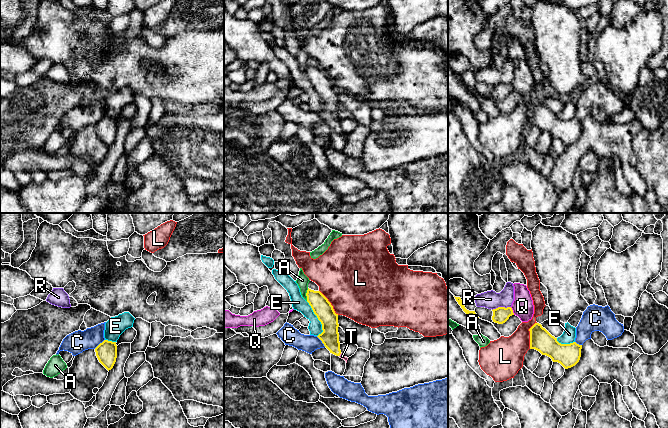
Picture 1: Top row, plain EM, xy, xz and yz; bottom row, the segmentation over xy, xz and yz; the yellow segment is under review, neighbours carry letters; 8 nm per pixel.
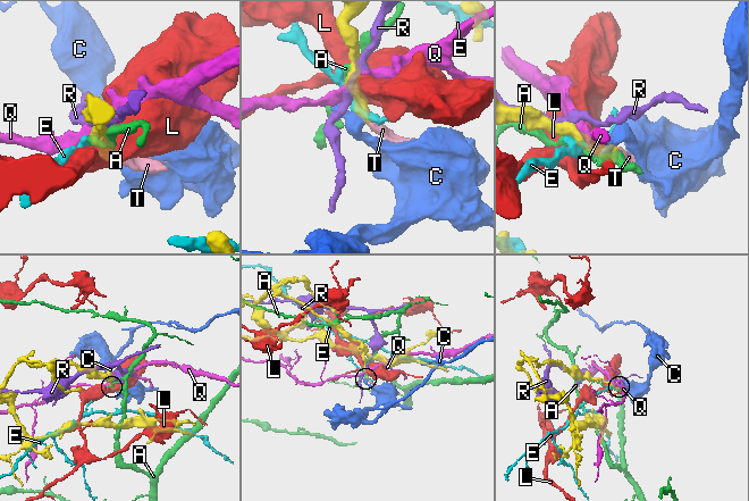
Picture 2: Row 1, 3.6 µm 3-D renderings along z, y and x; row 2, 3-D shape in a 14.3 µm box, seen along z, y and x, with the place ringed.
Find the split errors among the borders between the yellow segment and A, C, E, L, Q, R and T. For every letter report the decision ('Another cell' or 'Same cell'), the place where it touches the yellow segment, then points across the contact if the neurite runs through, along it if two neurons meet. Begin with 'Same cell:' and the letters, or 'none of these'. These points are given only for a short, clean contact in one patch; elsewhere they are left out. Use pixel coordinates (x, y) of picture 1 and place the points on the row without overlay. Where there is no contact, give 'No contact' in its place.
Same cell: T
A: Another cell. Touches yellow at xz (306, 70)
C: Another cell. Touches yellow at xz (321, 116). Boundary: xz (316, 112), (325, 122)
E: Another cell. Touches yellow at xz (318, 95)
L: Another cell. Touches yellow at yz (530, 111). Boundary: yz (536, 98), (529, 105), (529, 124)
Q: Another cell. Touches yellow at yz (512, 87). Boundary: yz (510, 83), (514, 90)
R: Another cell. Touches yellow at yz (501, 83)
T: Same cell. Touches yellow at xz (339, 131). Path across: xz (330, 113), (339, 131), (342, 132)

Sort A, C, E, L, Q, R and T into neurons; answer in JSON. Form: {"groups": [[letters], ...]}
{"groups": [["A"], ["C"], ["E"], ["L"], ["Q"], ["R"], ["T"]]}

